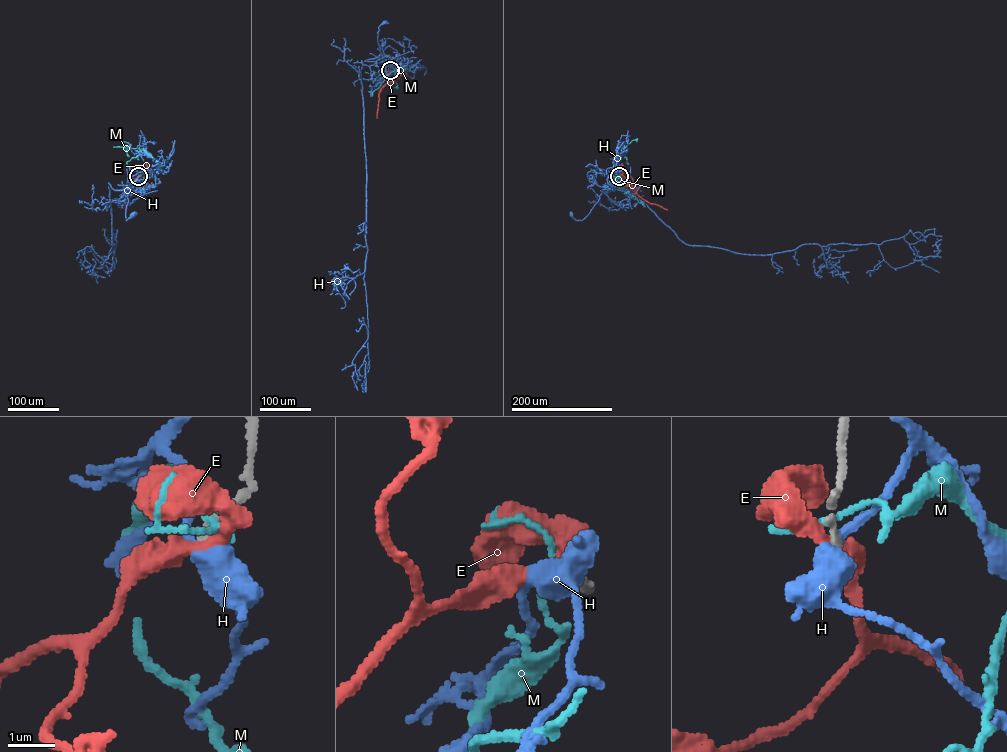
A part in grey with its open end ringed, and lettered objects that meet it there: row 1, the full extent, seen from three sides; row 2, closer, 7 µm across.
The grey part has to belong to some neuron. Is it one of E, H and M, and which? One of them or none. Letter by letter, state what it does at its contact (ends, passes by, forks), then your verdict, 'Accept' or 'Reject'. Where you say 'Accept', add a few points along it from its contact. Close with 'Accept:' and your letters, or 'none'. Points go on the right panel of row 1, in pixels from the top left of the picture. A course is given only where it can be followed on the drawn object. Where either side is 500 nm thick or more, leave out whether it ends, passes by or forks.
E: It passes by. Reject
H: It passes by. Reject
M: It passes by. Reject
Accept: none

